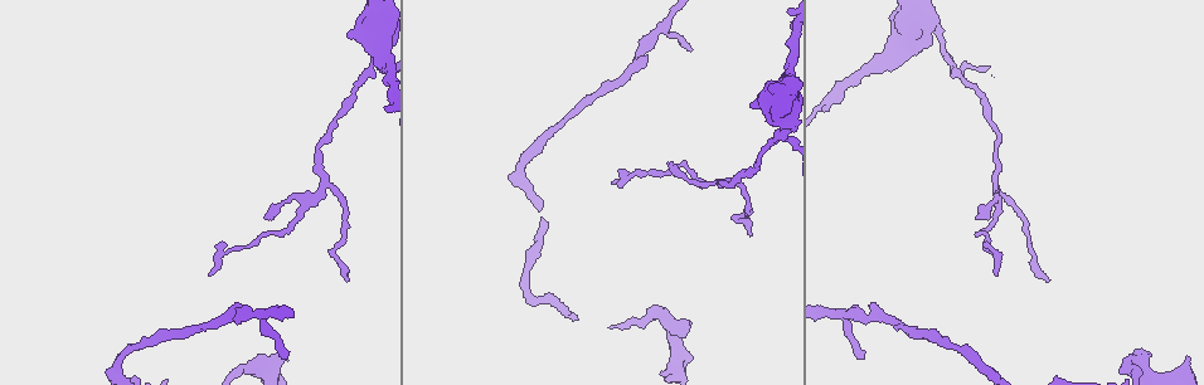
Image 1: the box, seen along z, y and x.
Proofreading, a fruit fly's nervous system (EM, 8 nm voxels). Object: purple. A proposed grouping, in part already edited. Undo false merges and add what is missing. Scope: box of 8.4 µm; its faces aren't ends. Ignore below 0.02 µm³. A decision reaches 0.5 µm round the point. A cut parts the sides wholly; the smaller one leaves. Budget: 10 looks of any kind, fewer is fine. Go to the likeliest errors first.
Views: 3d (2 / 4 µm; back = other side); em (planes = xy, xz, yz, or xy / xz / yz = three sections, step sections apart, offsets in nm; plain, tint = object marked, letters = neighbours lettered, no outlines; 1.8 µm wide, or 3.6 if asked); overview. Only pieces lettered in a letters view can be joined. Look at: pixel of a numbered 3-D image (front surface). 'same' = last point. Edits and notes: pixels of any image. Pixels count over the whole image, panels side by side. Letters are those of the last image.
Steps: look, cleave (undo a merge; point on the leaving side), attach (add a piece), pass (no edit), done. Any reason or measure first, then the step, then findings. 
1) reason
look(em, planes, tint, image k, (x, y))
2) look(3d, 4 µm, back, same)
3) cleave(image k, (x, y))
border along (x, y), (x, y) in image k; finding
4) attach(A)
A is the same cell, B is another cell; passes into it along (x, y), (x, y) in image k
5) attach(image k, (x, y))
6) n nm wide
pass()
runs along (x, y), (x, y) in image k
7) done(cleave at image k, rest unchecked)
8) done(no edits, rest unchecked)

an open end
look(3d, 4 µm, image 1, (1139, 351))

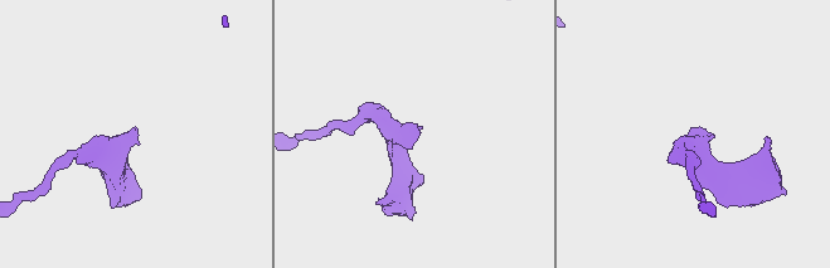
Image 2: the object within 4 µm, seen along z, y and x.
need the tissue
look(em, planes, plain, image 2, (419, 132))

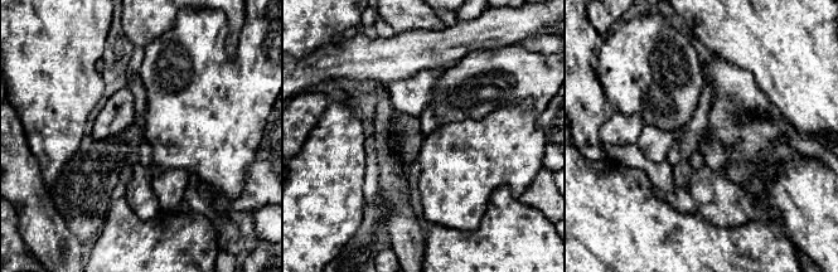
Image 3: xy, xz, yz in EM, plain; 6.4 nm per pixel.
look(em, planes, letters, same)

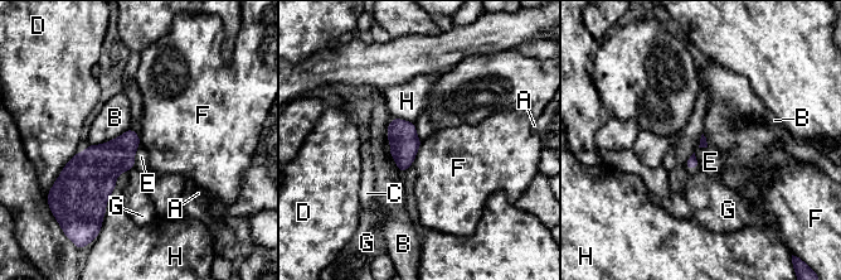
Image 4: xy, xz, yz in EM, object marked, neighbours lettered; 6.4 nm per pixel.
pass()
A, B, C, D, E, F, G and H are other cells; border along (422, 141), (412, 163) in image 4; none of them fits

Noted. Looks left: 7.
a fork
look(em, xy, step 4, letters, image 1, (953, 62))

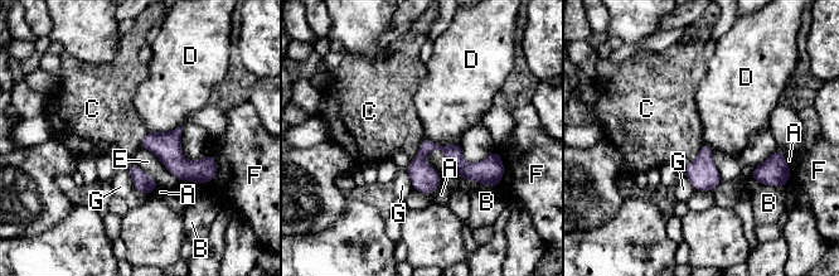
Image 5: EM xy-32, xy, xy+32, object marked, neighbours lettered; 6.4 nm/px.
100 nm wide
pass()
A, B, C, D, E, F and G are other cells; border along (423, 139), (413, 159) in image 5; continuous, no second neuron

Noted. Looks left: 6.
free end
look(em, xz, step 8, tint, image 1, (347, 278))

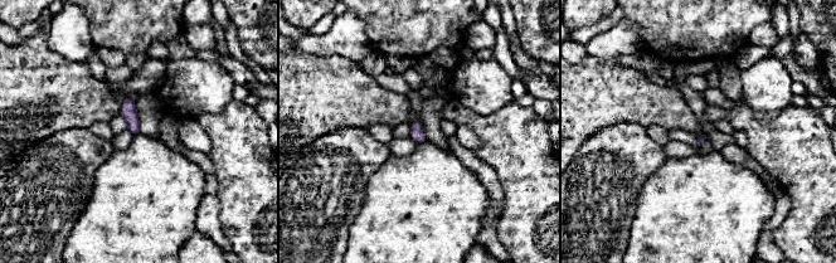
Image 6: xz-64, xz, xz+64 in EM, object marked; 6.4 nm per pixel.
another direction
look(em, planes, letters, same)

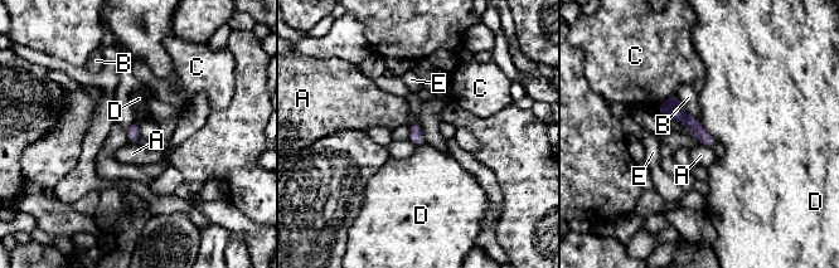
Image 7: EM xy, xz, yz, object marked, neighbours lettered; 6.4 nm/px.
B touches over 220 nm
pass()
A, B, C, D and E are other cells; border along (698, 118), (703, 128), (714, 140) in image 7; none of them fits

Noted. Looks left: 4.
thin end
look(3d, 2 µm, back, image 1, (996, 273))

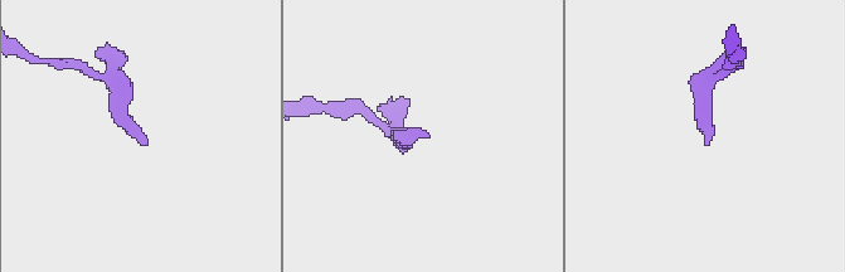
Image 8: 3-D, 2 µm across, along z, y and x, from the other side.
shape alone is not enough
look(em, planes, letters, image 8, (426, 132))

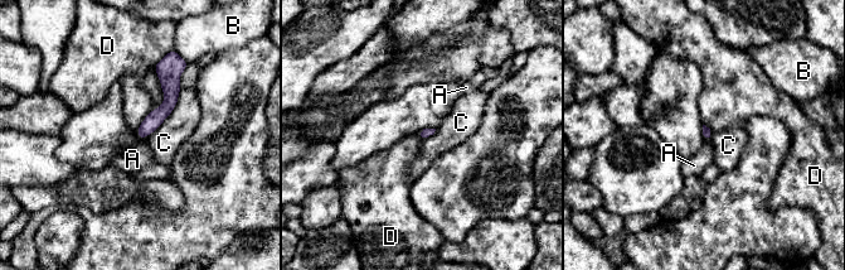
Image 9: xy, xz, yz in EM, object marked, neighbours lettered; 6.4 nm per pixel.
pass()
A, B, C and D are other cells; border along (171, 49), (154, 66) in image 9; no lettered piece goes on from it

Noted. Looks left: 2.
done(no edits, rest unchecked)

